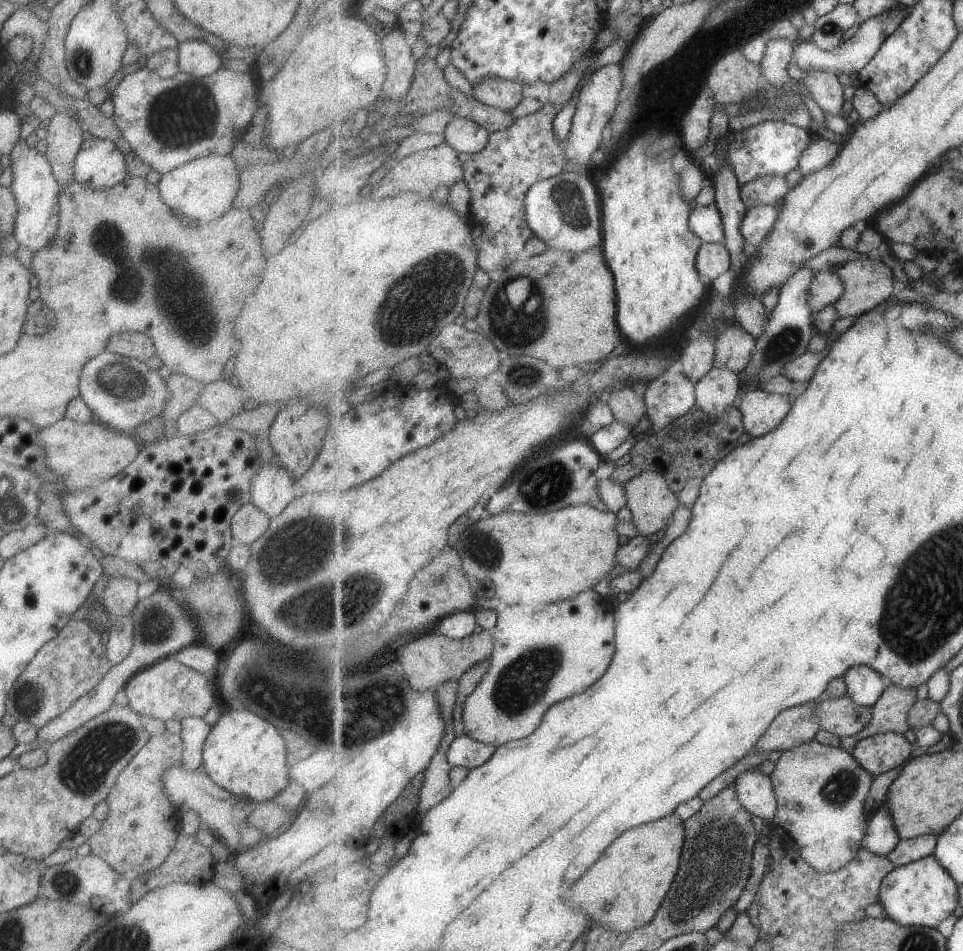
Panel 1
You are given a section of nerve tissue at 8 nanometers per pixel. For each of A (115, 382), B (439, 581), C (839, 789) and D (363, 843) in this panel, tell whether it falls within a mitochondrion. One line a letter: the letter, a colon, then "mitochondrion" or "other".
A: mitochondrion
B: mitochondrion
C: mitochondrion
D: other

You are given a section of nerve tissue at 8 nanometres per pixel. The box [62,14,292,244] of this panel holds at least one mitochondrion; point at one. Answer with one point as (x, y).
(183, 116)

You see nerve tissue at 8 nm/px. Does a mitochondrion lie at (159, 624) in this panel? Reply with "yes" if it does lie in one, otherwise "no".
yes

